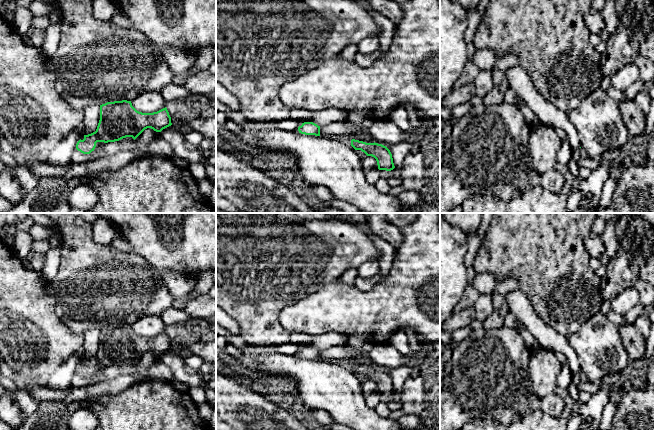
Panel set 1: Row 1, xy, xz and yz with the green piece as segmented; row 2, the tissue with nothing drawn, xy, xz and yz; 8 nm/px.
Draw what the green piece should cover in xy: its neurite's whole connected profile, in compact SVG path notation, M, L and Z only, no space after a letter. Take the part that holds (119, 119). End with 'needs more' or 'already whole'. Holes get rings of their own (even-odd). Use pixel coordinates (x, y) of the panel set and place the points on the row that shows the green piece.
M122 100L100 105L100 120L95 132L84 135L76 149L83 154L94 151L97 142L115 142L126 137L134 140L147 128L156 132L171 126L171 117L167 108L153 113L137 111L131 101Z; already whole

